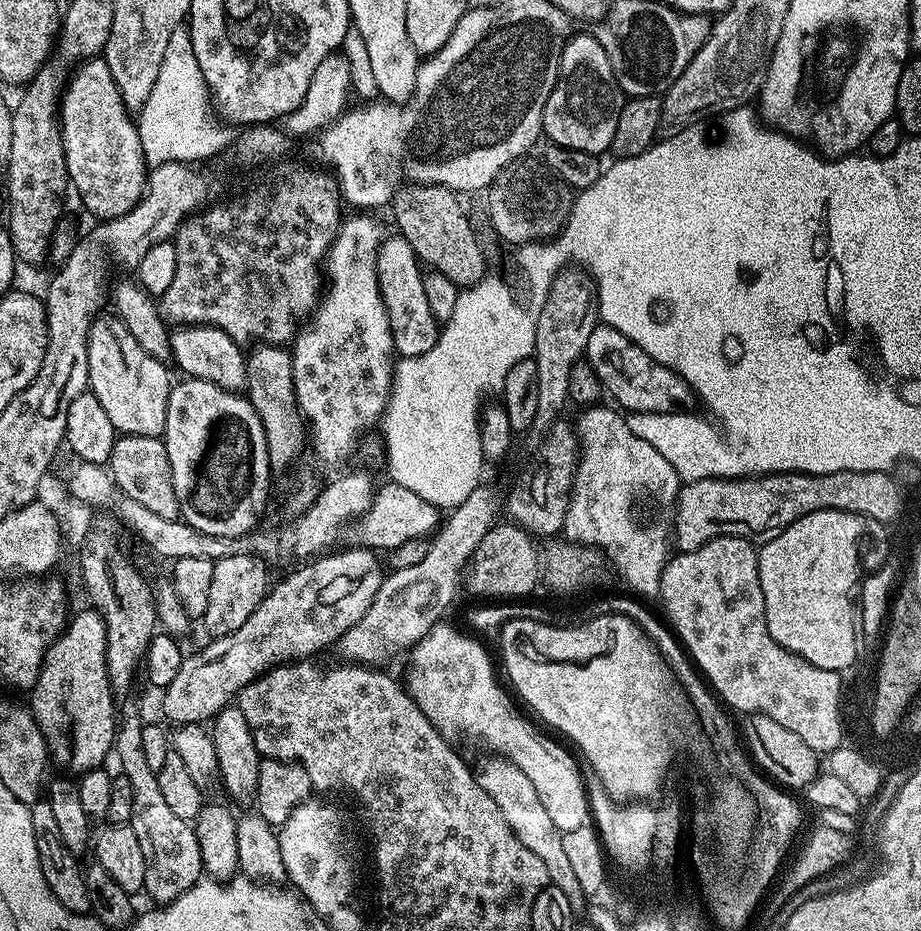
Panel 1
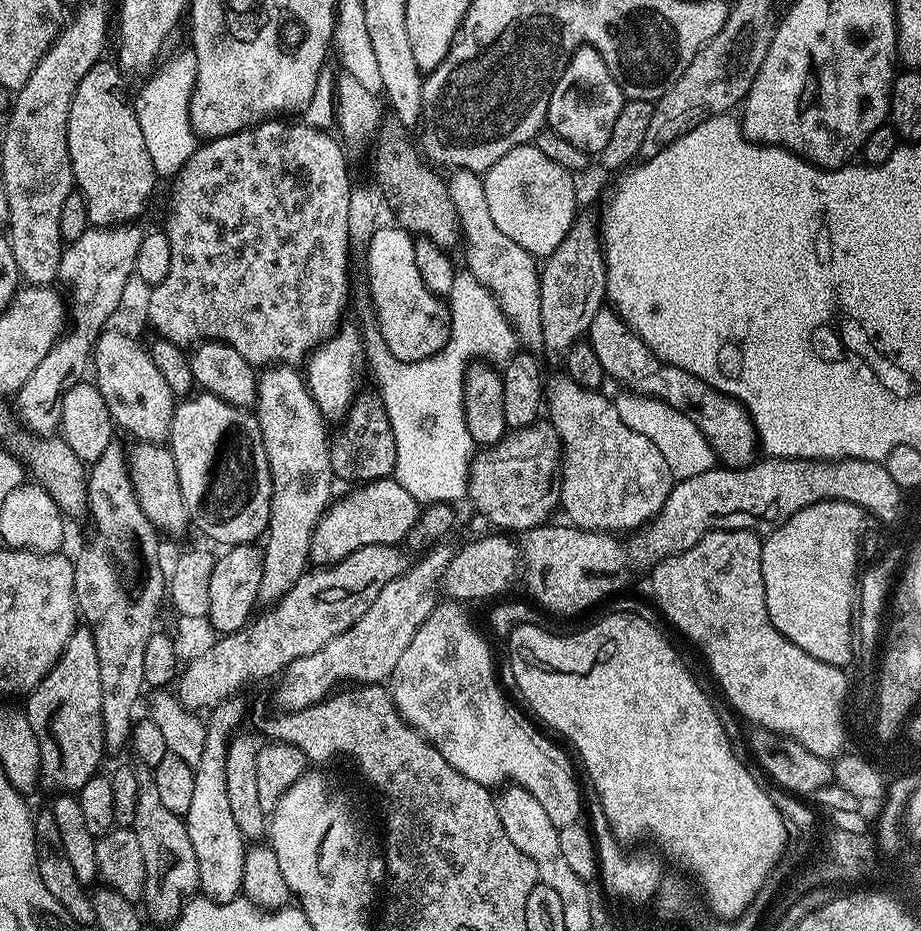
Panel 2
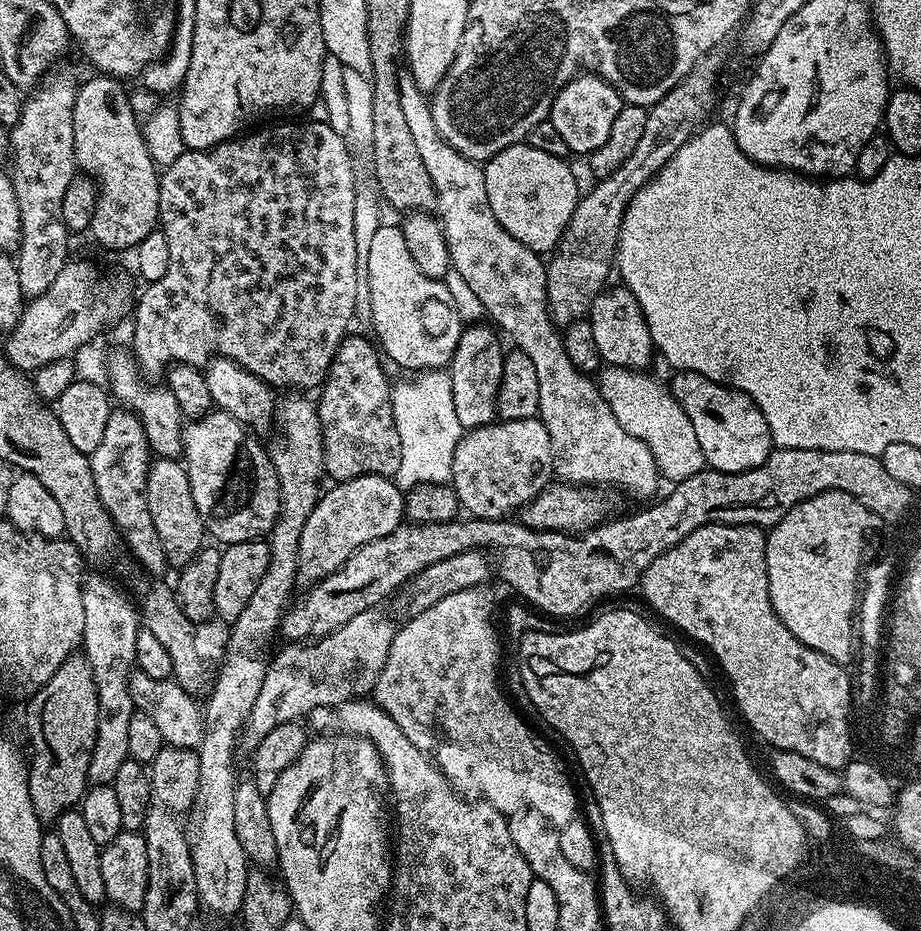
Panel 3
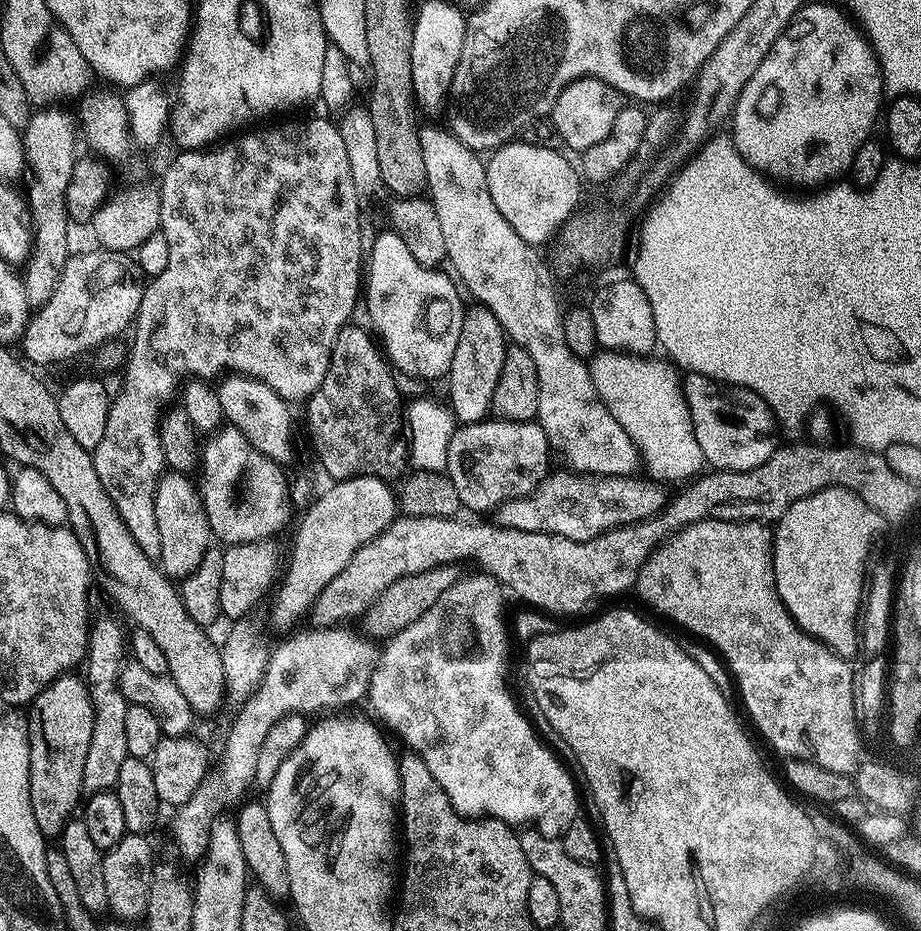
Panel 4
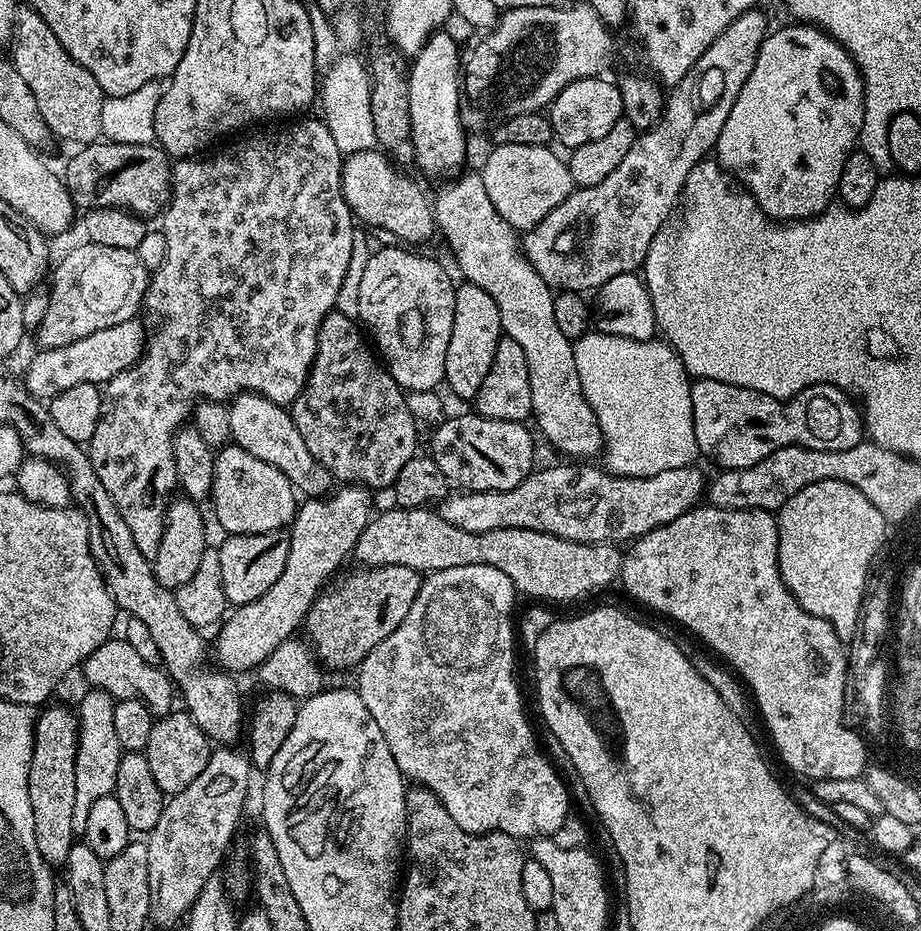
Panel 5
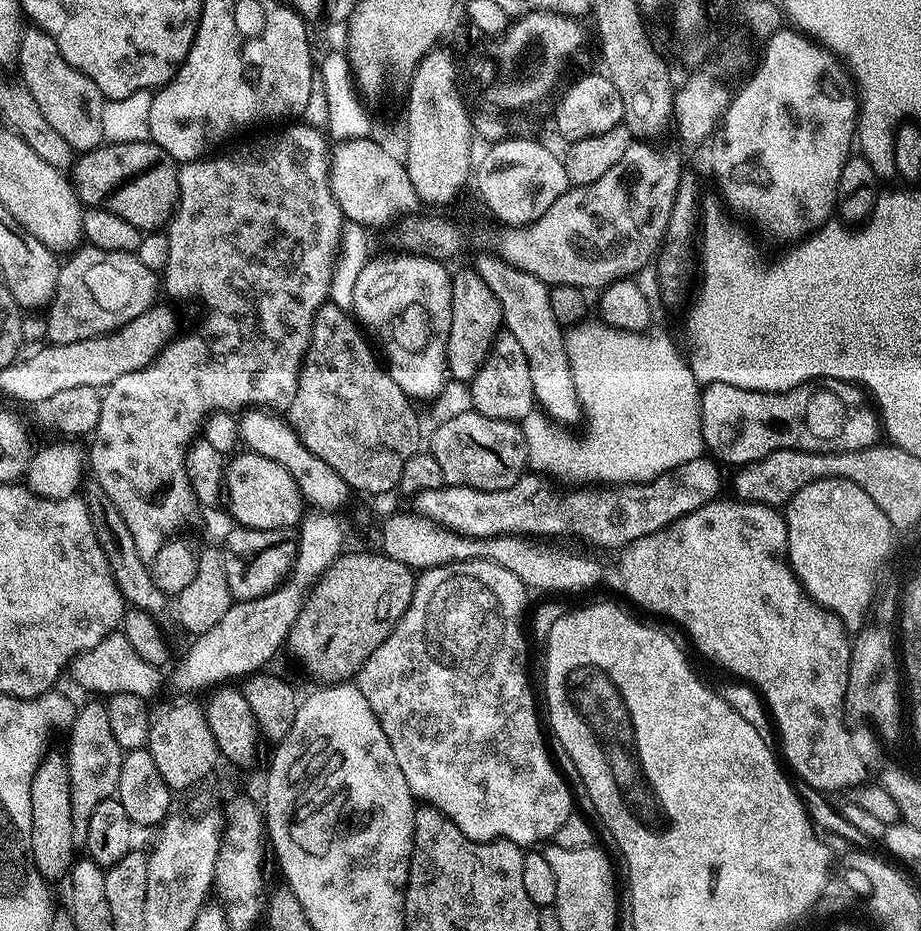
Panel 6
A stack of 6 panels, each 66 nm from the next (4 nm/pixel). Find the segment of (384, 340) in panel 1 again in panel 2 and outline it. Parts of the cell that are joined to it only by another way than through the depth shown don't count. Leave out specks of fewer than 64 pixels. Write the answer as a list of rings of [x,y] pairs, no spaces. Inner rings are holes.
[[[341,327],[330,339],[319,344],[306,361],[308,393],[325,421],[339,422],[348,413],[348,407],[358,395],[360,371],[365,371],[366,357],[361,329]]]

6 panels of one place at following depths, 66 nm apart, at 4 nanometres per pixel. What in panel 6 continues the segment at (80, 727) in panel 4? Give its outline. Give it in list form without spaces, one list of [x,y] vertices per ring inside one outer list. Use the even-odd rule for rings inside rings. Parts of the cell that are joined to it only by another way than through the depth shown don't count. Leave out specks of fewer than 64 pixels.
[[[47,755],[41,761],[39,770],[34,776],[30,790],[30,806],[32,807],[32,861],[42,879],[55,882],[69,875],[78,852],[78,845],[74,842],[74,822],[70,822],[70,774],[68,762],[63,755]]]

